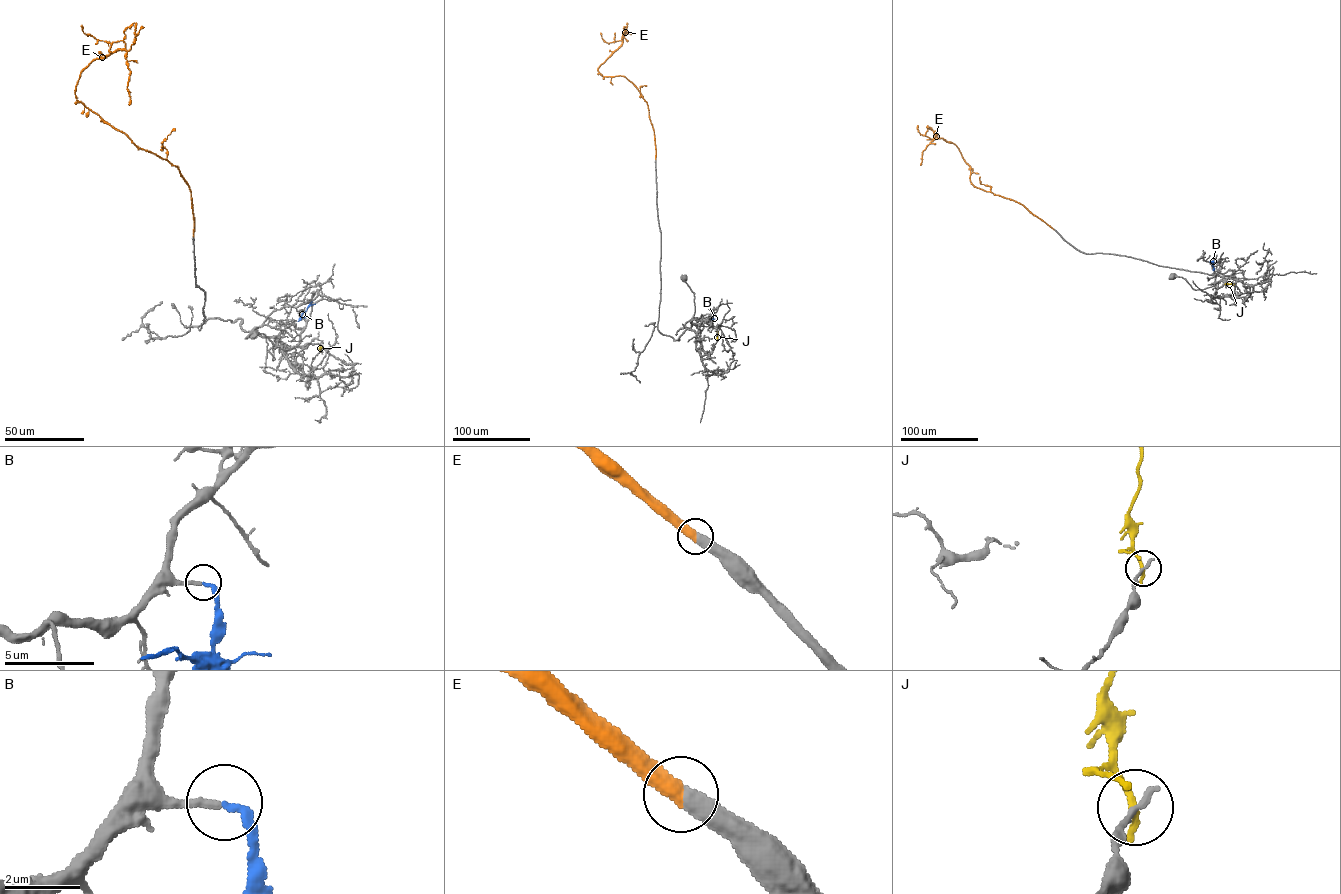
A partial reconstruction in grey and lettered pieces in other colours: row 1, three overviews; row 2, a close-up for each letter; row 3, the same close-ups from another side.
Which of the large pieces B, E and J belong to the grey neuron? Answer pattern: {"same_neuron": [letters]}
{"same_neuron": ["B", "E"]}

